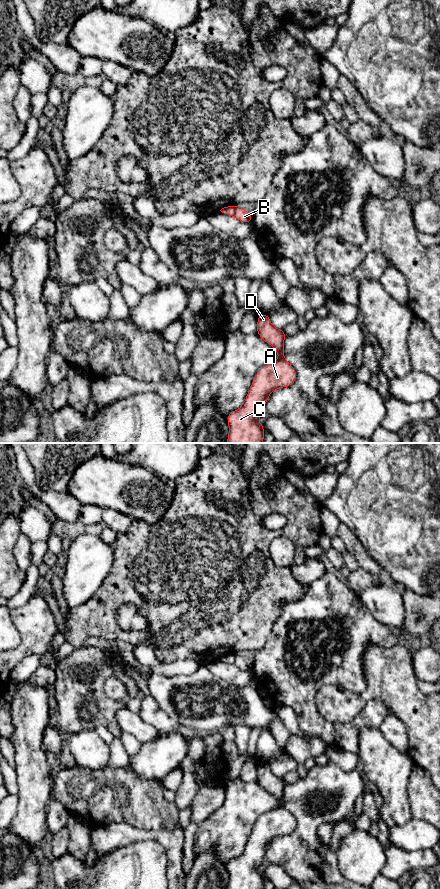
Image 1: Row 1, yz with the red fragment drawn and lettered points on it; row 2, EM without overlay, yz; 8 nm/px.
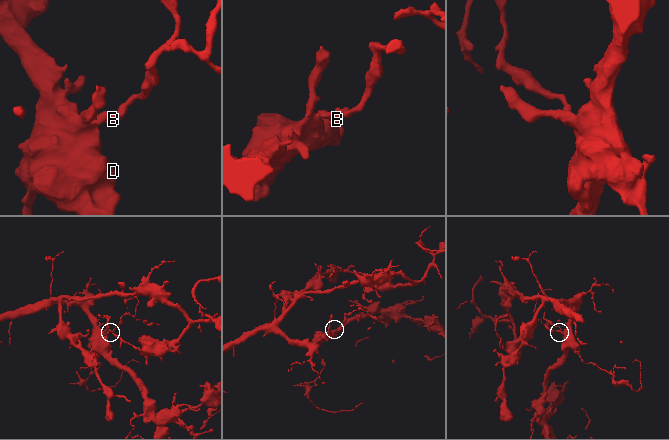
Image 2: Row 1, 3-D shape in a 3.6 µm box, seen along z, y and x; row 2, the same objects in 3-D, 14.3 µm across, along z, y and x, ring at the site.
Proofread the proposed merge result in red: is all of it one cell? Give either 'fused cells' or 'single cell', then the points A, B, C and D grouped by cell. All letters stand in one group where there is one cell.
fused cells; groups A C D / B

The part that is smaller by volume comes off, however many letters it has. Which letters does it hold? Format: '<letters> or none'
B

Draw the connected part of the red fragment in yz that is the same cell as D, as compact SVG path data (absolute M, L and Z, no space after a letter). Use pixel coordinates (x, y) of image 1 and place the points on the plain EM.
M259 760L256 781L277 799L278 806L258 818L242 854L227 863L227 889L264 889L264 873L258 867L269 843L297 827L295 817L284 805L284 778L275 776L269 763Z

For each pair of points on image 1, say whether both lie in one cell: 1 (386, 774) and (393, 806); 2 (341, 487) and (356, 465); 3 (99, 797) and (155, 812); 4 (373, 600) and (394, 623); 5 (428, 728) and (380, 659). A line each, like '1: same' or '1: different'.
1: same
2: same
3: same
4: same
5: same

